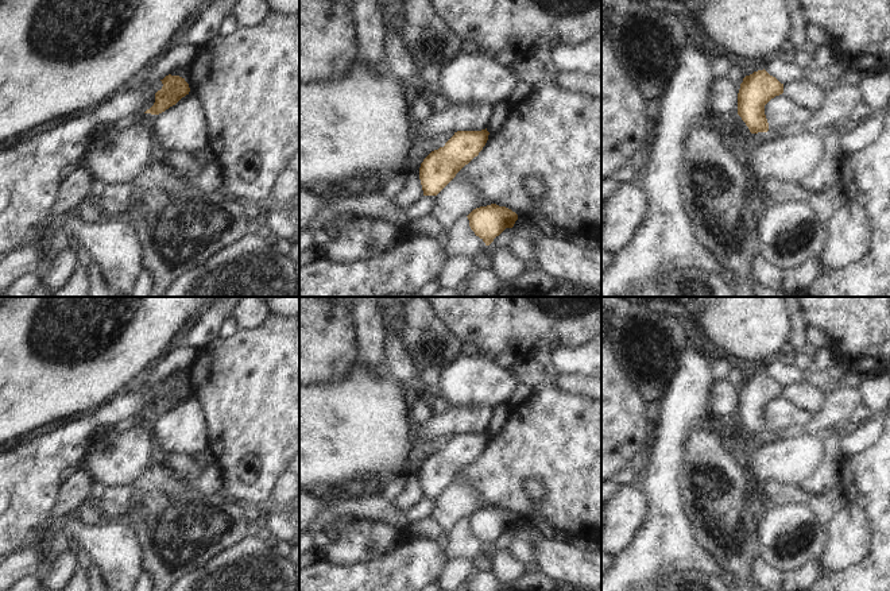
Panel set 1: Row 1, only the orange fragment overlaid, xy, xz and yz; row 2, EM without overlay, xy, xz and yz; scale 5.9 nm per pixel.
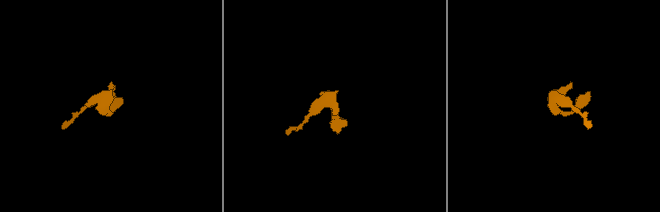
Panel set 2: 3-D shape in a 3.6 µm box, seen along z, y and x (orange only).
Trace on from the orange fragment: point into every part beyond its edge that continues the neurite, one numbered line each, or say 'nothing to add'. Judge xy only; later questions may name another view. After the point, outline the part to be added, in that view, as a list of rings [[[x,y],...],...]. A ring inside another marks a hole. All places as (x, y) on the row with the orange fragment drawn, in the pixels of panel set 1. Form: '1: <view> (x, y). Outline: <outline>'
nothing to add.

